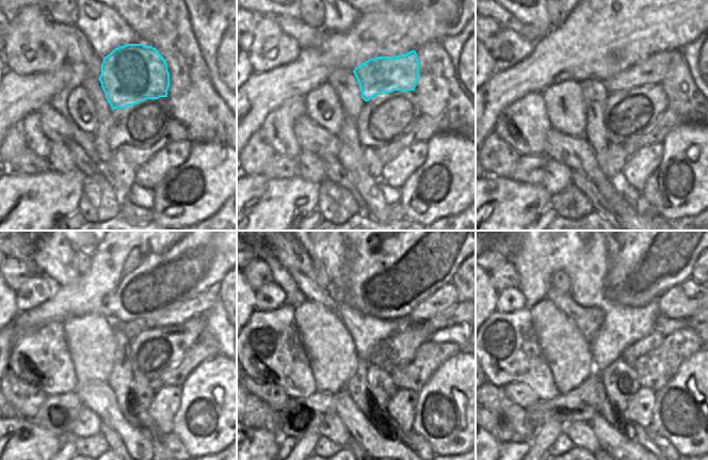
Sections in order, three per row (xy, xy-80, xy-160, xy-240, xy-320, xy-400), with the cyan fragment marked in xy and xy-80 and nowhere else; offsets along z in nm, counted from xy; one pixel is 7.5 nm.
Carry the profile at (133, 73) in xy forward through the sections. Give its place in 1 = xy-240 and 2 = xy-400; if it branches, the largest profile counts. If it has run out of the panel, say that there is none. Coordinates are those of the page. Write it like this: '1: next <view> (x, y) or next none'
1: next xy-240 (199, 304)
2: next xy-400 (681, 301)

